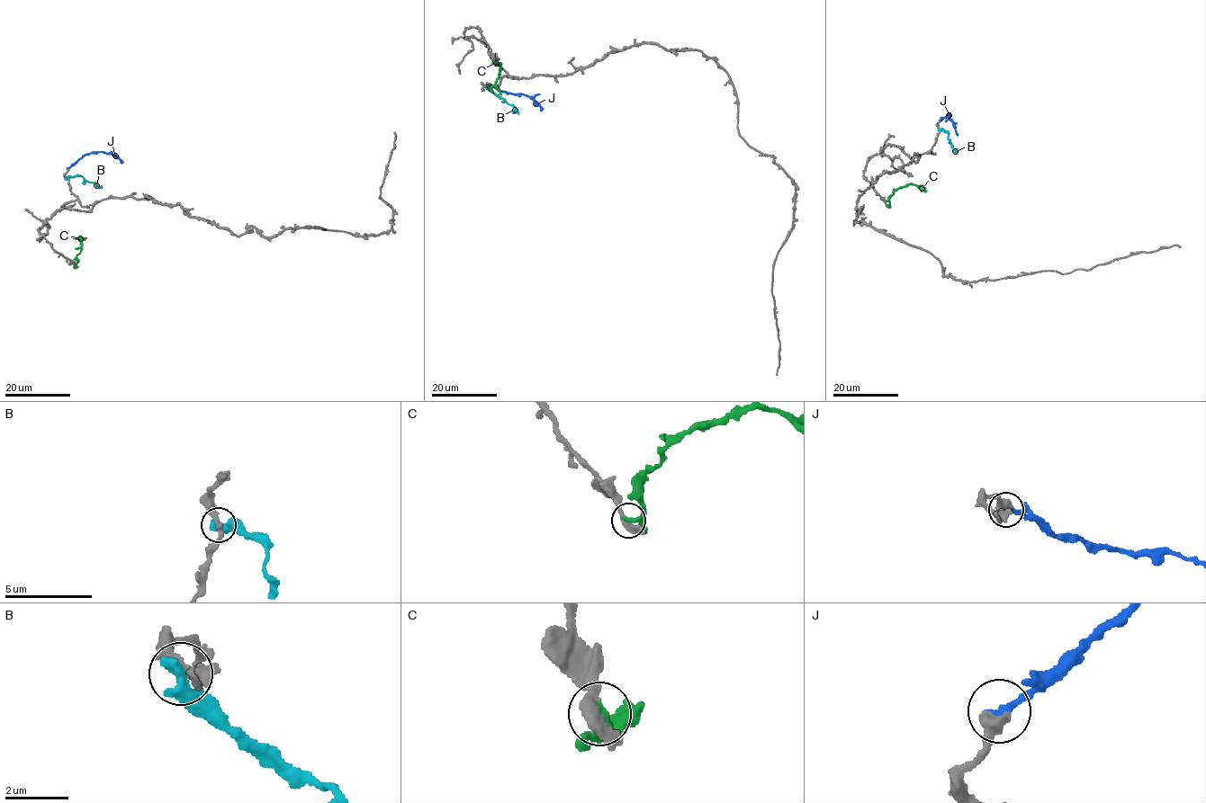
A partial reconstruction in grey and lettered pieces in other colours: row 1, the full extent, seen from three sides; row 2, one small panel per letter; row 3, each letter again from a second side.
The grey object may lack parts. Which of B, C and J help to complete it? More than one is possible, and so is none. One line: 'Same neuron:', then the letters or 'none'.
Same neuron: J

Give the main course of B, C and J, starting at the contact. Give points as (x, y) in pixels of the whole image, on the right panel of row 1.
B: (940, 129), (948, 133), (957, 153)
C: (887, 205), (894, 191), (910, 183), (927, 191)
J: (940, 120), (949, 114), (958, 136)

